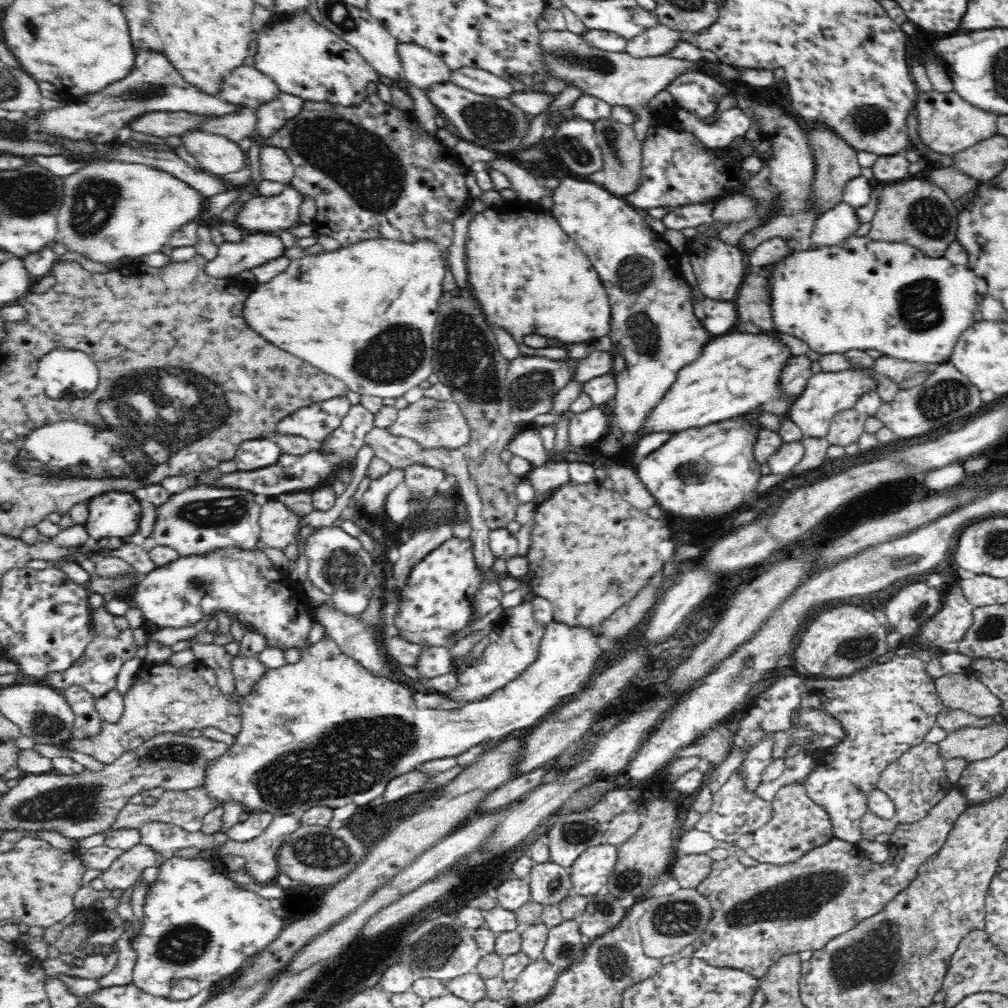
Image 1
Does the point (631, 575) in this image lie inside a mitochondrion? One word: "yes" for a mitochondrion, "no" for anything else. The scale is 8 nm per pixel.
yes

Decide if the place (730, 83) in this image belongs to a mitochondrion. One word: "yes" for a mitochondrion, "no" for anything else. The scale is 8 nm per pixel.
no

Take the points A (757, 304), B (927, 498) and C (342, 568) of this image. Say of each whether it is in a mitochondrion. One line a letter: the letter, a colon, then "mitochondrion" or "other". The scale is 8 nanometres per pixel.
A: mitochondrion
B: other
C: mitochondrion

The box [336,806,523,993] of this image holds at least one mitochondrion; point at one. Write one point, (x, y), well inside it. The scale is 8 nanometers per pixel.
(441, 940)

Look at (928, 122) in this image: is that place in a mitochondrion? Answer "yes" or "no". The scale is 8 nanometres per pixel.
no

